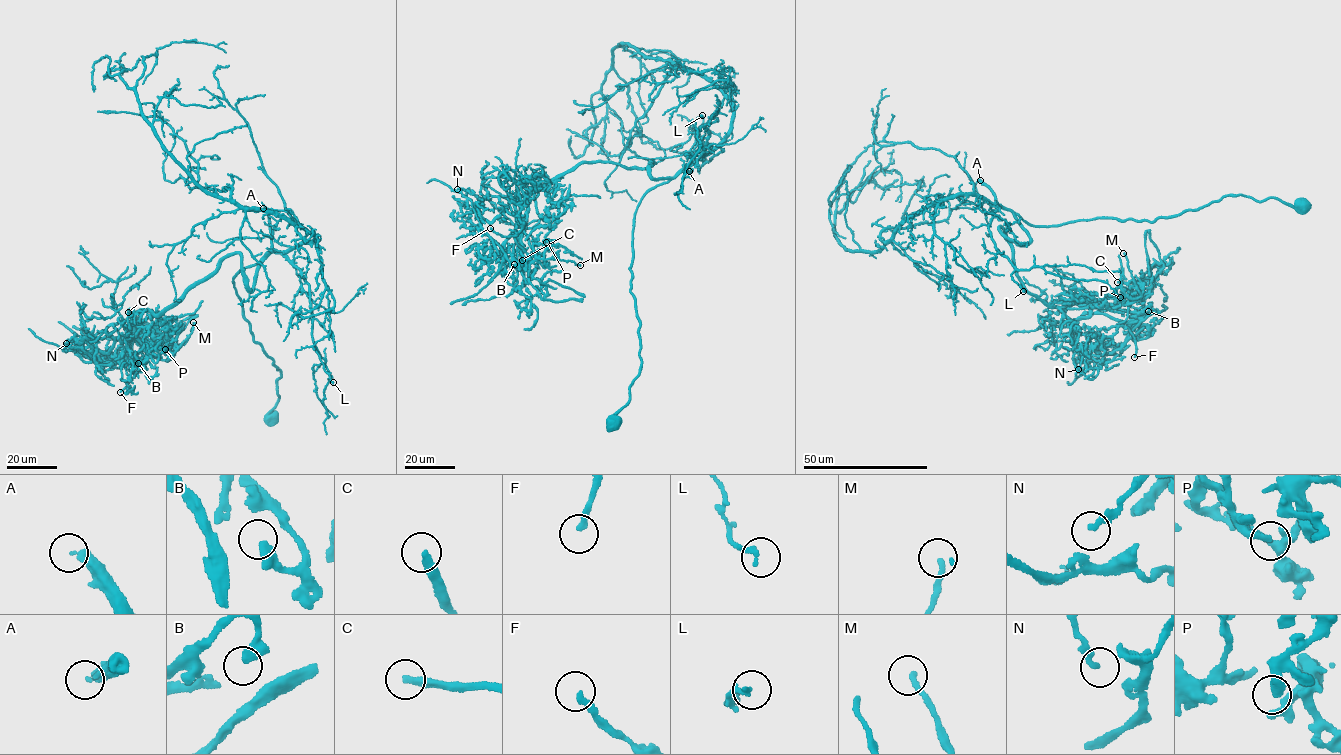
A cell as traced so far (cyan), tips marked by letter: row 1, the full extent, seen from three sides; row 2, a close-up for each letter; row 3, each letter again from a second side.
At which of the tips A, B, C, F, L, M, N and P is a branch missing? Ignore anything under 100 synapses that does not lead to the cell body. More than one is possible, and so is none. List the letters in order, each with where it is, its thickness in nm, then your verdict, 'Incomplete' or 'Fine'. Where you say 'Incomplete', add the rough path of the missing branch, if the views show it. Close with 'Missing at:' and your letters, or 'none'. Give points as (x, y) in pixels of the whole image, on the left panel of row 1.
A: Place: (263, 208). Thickness 340 nm. Incomplete. Course of what is missing: (263, 208), (253, 185), (230, 171), (228, 160), (252, 194), (265, 202), (276, 223), (272, 261)
B: Place: (138, 363). Thickness 340 nm. Fine
C: Place: (128, 312). Thickness 320 nm. Fine
F: Place: (120, 392). Thickness 220 nm. Fine
L: Place: (333, 382). Thickness 190 nm. Fine
M: Place: (193, 322). Thickness 200 nm. Fine
N: Place: (66, 343). Thickness 150 nm. Fine
P: Place: (165, 349). Thickness 280 nm. Fine
Missing at: A

